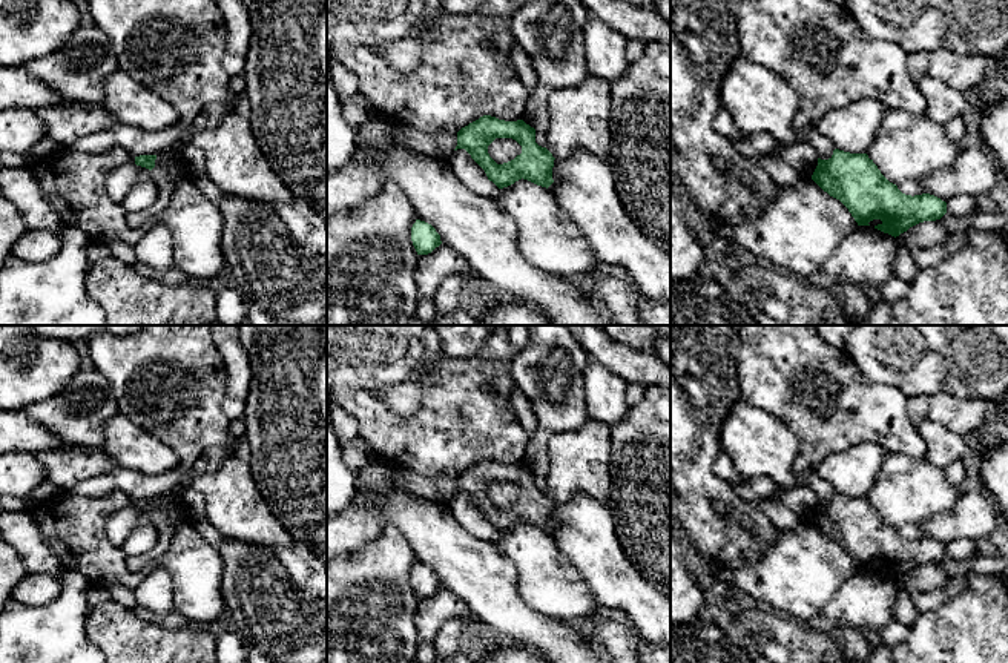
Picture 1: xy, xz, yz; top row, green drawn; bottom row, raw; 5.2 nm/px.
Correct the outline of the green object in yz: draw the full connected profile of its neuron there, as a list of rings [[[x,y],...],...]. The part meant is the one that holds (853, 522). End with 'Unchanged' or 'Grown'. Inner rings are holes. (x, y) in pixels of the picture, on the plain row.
[[[835,493],[828,503],[818,502],[812,523],[839,543],[858,569],[881,563],[875,572],[894,582],[919,566],[936,565],[947,557],[947,546],[934,539],[902,537],[867,497]]]. Unchanged

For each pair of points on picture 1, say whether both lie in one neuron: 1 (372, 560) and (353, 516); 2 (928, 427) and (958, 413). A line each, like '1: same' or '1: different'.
1: different
2: different

